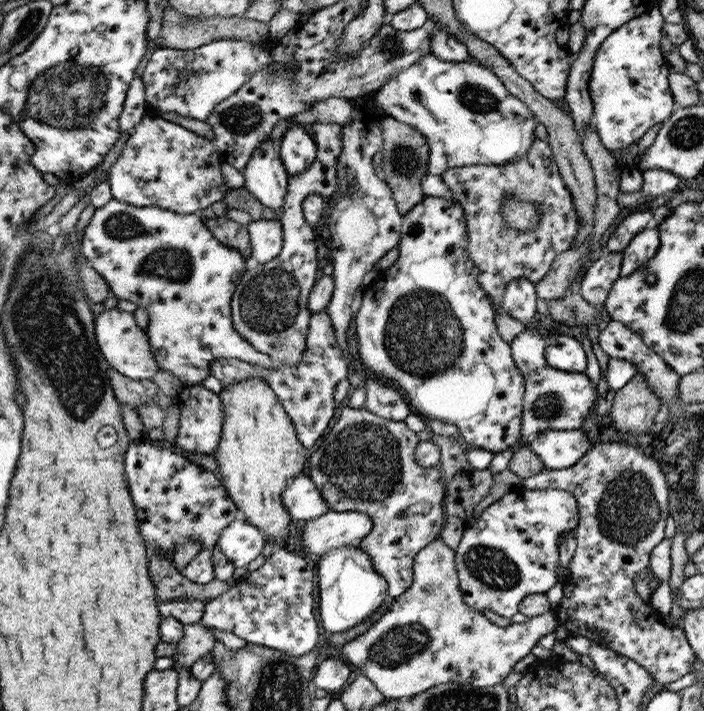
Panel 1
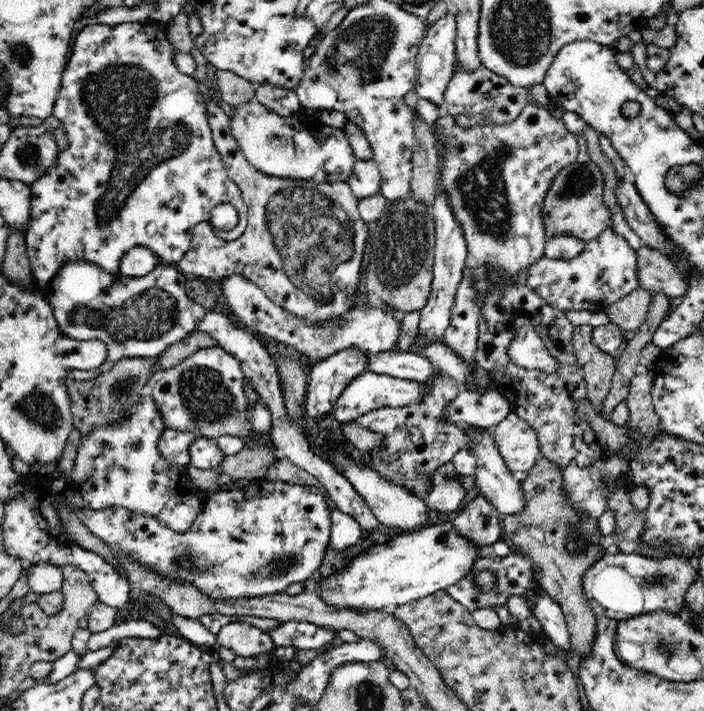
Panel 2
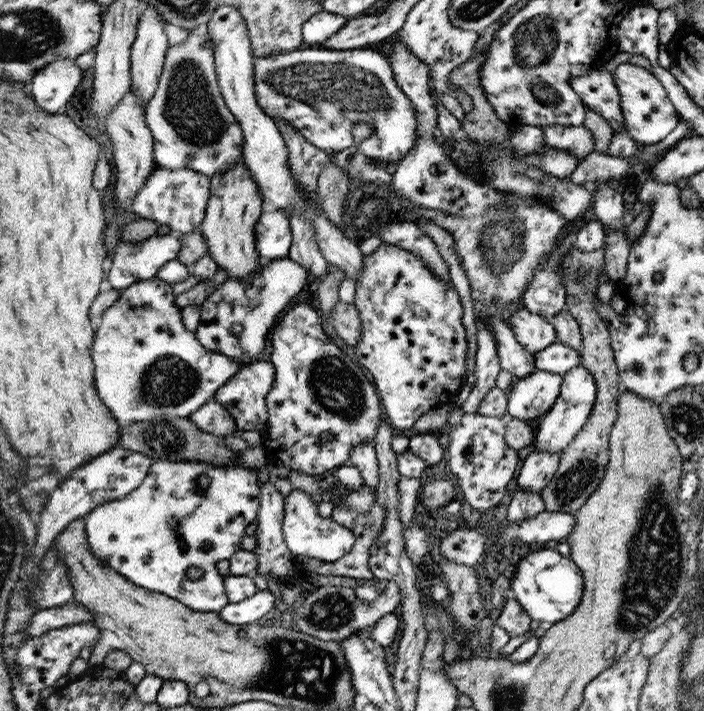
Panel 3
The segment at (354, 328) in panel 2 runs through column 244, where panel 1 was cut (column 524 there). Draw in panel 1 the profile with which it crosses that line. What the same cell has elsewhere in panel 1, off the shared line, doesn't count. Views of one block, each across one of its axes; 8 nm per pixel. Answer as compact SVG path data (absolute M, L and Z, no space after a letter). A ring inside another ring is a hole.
M520 278L508 282L508 287L502 293L501 306L516 321L529 326L535 314L535 298L536 288L533 282Z

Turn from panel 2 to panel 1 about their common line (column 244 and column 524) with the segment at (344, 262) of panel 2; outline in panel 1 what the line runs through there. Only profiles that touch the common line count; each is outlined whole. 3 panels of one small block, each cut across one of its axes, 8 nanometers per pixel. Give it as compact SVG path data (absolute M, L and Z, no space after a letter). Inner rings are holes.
M537 138L527 154L521 156L516 162L500 166L474 165L448 169L441 174L441 179L463 208L469 240L468 258L476 267L480 288L486 292L489 301L492 301L494 305L501 305L502 293L508 287L508 282L526 278L534 285L538 284L546 276L546 272L550 270L552 262L558 258L558 255L571 248L571 244L579 231L581 222L579 222L574 208L572 195L560 176L558 165L554 160L548 141ZM509 196L516 196L517 200L521 200L521 202L535 202L539 206L541 217L535 227L529 231L521 231L509 229L505 225L507 222L501 215L501 208L503 207L501 204Z

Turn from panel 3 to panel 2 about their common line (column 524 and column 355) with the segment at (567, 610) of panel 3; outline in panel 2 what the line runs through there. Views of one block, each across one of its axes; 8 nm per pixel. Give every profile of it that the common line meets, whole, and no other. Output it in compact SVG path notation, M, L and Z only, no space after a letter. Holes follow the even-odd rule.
M437 521L422 529L408 531L392 538L389 543L378 544L368 552L358 552L354 560L333 575L319 581L317 592L320 598L330 606L347 608L348 610L383 610L393 609L412 600L420 600L438 590L445 590L447 586L456 584L471 568L473 562L490 553L489 549L482 549L474 545L470 539L460 534L453 523Z

